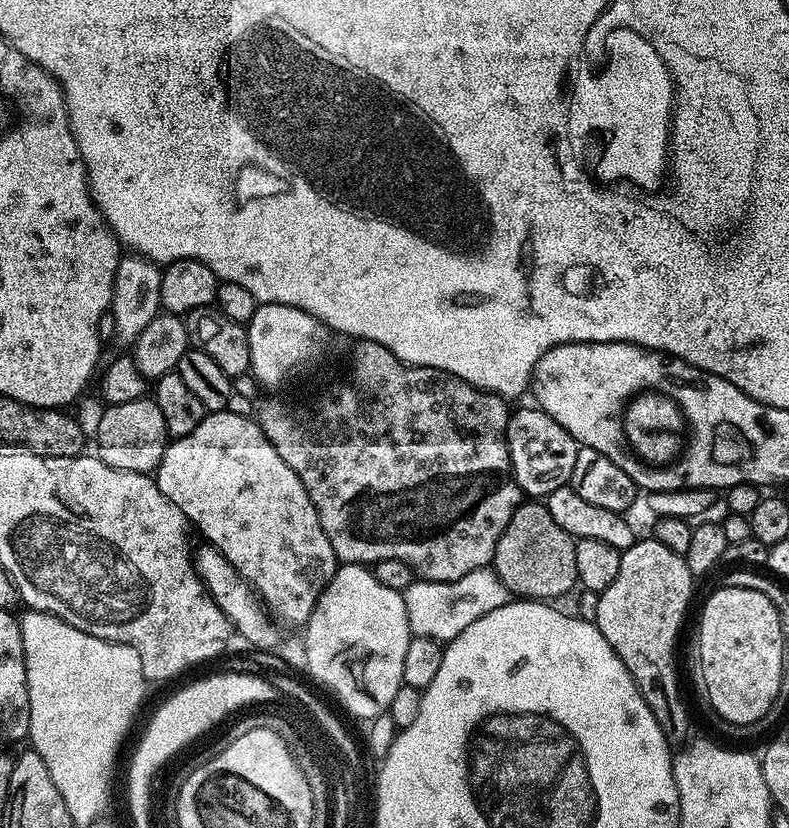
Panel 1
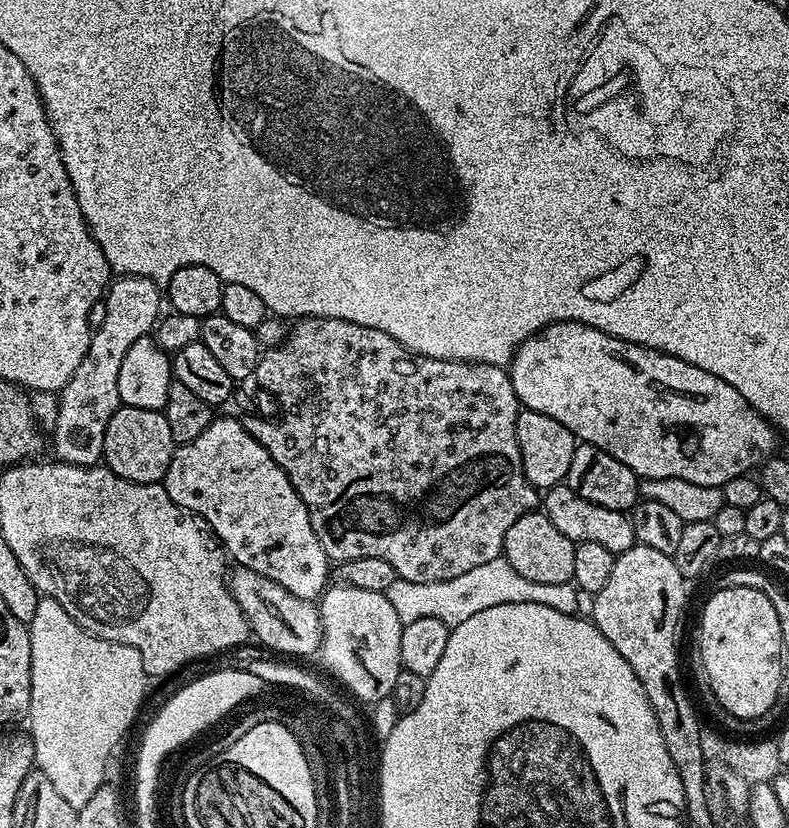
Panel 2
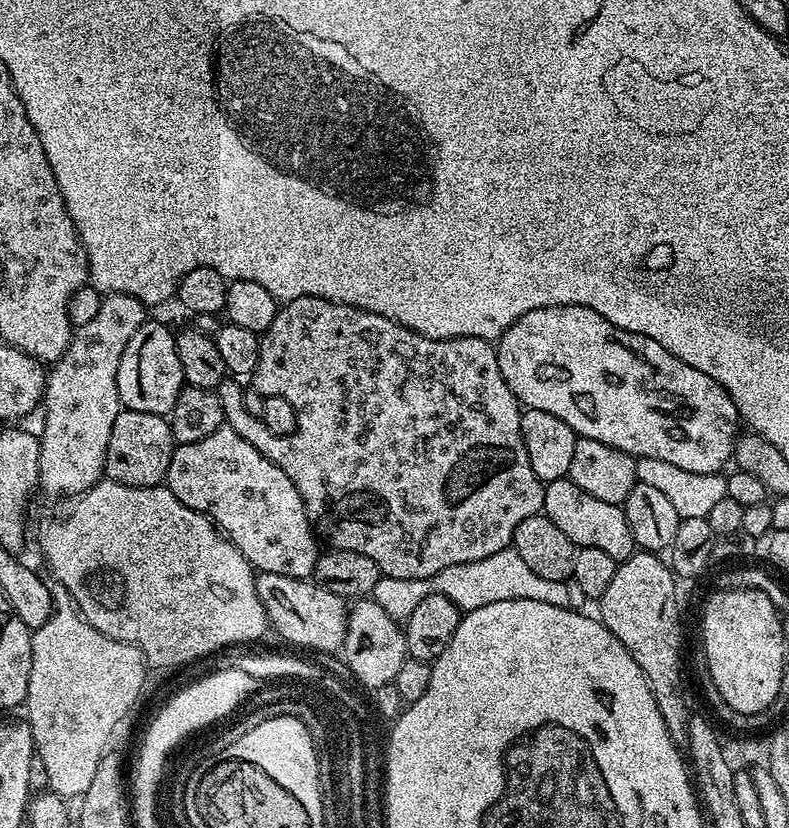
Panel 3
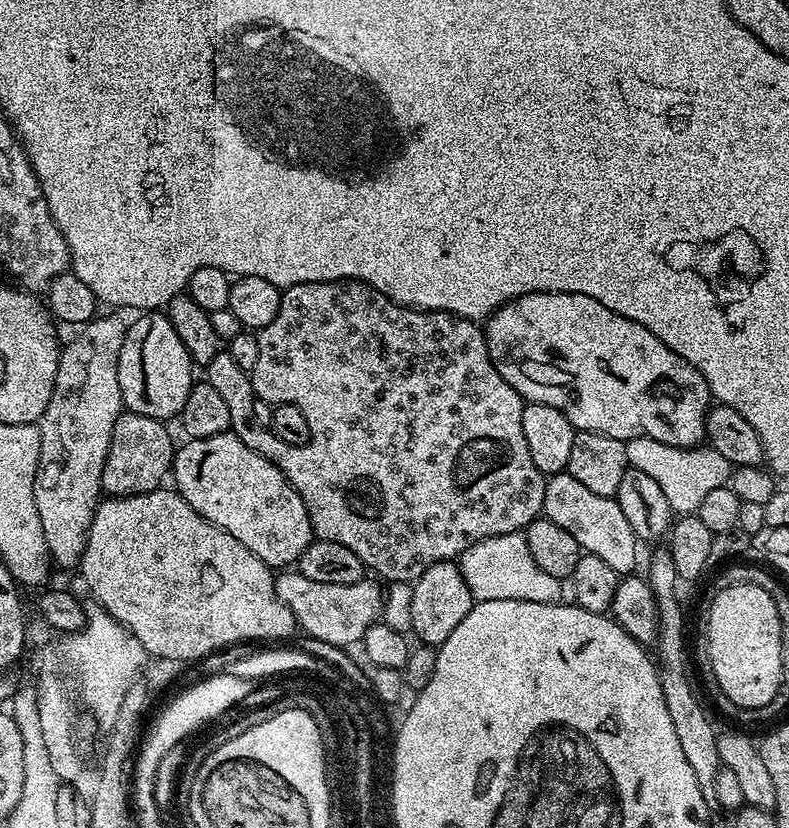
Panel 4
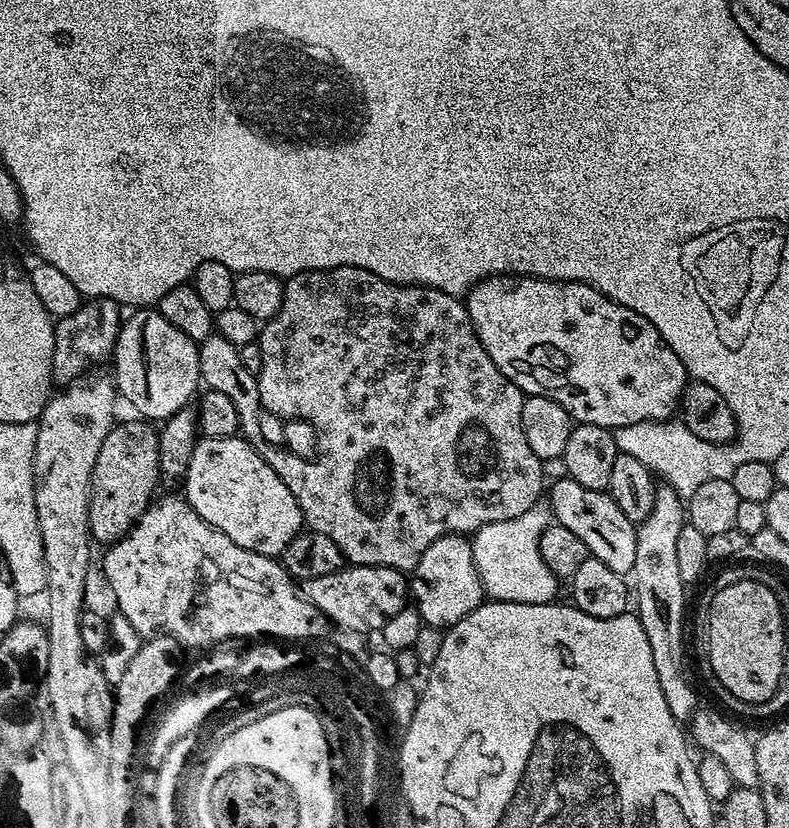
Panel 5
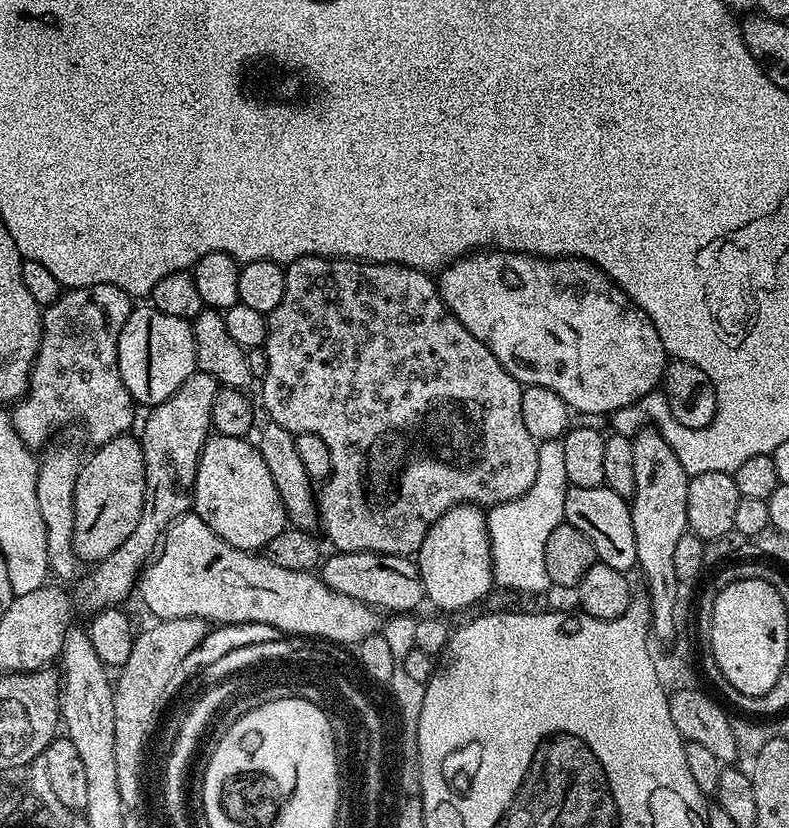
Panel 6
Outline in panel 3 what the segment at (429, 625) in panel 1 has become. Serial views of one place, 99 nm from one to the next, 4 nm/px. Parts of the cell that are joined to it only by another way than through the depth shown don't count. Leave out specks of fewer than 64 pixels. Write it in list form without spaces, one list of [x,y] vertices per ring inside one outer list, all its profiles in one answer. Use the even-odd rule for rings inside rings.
[[[509,546],[498,550],[498,554],[490,554],[490,558],[478,558],[478,562],[466,562],[458,566],[450,566],[433,576],[430,580],[415,580],[414,578],[390,578],[381,575],[379,582],[374,586],[370,598],[390,618],[398,622],[407,622],[410,614],[414,614],[414,606],[422,602],[422,598],[433,593],[450,598],[460,607],[461,613],[478,610],[478,606],[490,606],[490,602],[506,602],[507,600],[533,600],[546,602],[546,606],[568,608],[570,605],[570,590],[568,584],[562,580],[547,580],[538,578],[516,549]]]

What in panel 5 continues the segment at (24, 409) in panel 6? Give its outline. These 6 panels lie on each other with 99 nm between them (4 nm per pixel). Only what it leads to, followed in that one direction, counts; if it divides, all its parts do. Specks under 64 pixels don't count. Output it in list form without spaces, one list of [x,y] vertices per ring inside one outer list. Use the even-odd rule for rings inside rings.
[[[88,298],[72,314],[55,321],[52,378],[57,385],[70,384],[79,376],[100,366],[96,364],[113,359],[122,323],[120,312],[122,312],[121,305],[115,304],[113,300]]]

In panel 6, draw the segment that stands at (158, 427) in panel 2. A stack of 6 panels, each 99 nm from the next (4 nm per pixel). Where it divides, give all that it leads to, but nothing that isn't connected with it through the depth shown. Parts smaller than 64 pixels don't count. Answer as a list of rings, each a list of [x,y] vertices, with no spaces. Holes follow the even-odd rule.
[[[129,434],[110,438],[110,442],[99,445],[92,457],[85,459],[80,465],[78,482],[74,486],[74,550],[81,561],[105,560],[130,534],[134,534],[134,526],[142,518],[142,506],[146,494],[146,458],[135,435]]]

